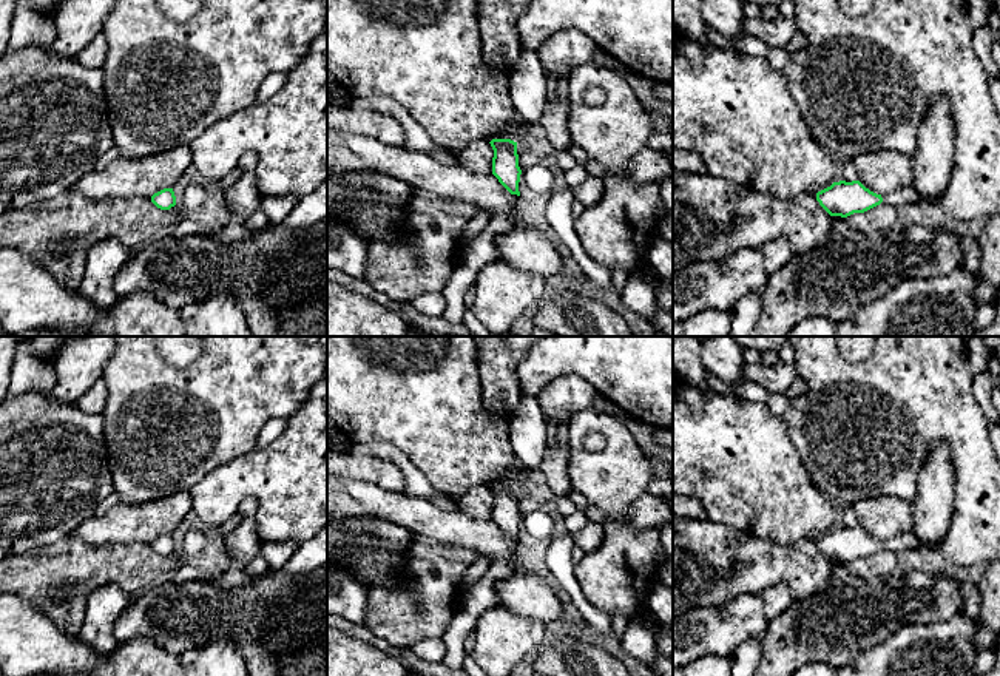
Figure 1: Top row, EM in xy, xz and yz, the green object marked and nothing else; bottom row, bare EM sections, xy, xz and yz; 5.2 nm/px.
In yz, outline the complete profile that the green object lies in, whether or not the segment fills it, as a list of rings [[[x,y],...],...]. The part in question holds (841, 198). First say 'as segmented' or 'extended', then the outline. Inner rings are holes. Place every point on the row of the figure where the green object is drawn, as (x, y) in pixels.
extended; [[[840,181],[816,193],[816,201],[830,216],[847,218],[853,213],[864,213],[881,202],[898,208],[903,204],[917,204],[924,208],[940,204],[940,198],[921,198],[912,185],[886,194],[877,194],[860,181]]]

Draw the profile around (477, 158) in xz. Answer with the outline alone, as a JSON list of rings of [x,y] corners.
[[[475,140],[457,153],[457,164],[474,174],[492,174],[494,150],[488,140]]]

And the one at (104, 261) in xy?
[[[116,238],[97,242],[88,252],[85,275],[77,292],[96,307],[111,309],[119,299],[114,290],[114,278],[131,256],[131,248]]]

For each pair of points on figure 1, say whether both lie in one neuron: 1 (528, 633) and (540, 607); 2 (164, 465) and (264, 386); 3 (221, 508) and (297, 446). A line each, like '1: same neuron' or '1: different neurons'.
1: different neurons
2: same neuron
3: same neuron

